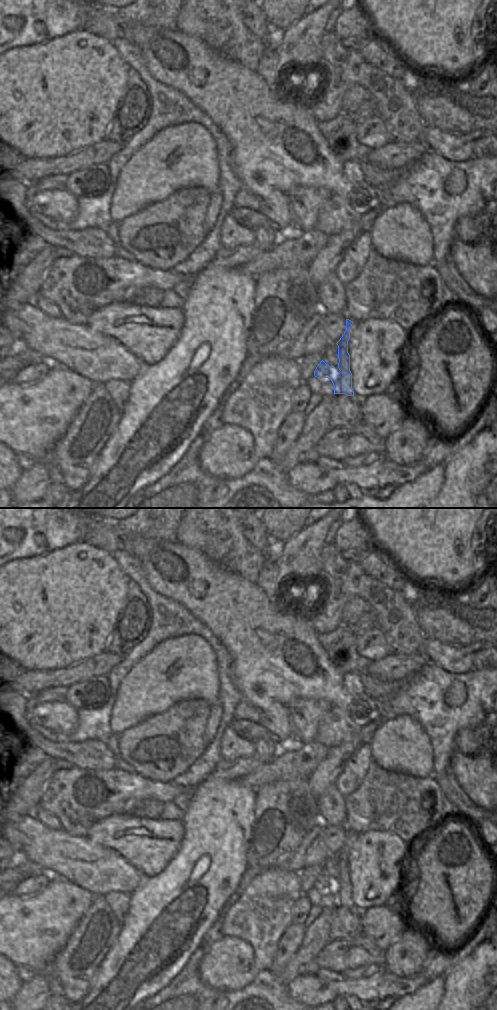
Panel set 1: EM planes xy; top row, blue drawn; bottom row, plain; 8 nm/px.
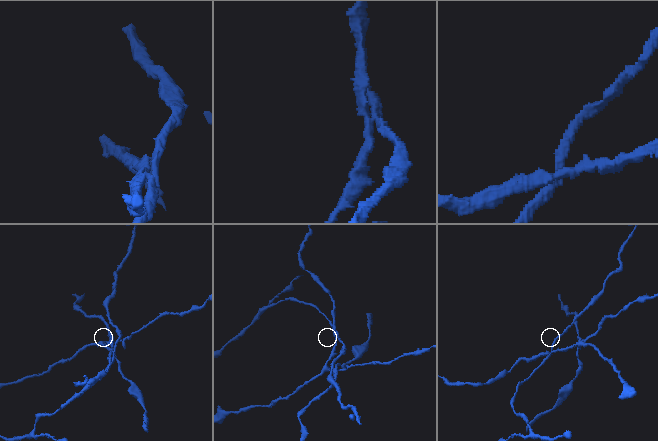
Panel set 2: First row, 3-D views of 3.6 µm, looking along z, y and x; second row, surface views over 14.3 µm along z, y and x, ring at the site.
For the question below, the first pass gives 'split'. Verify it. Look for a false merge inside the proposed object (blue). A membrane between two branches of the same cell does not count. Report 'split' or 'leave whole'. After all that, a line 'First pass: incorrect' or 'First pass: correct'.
split
First pass: correct

